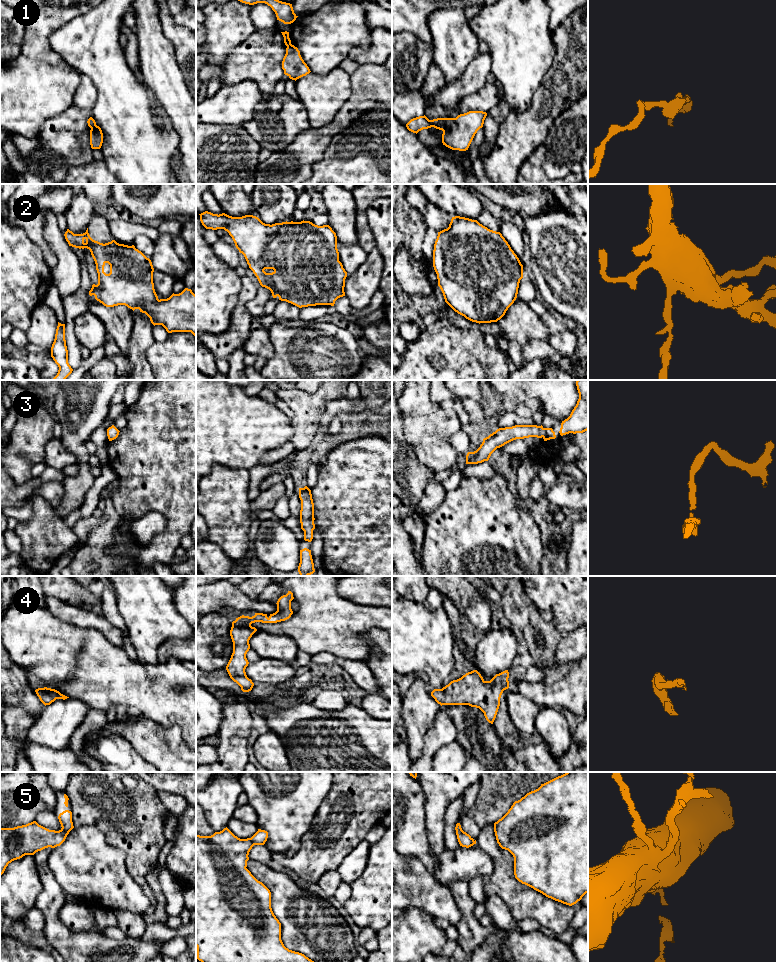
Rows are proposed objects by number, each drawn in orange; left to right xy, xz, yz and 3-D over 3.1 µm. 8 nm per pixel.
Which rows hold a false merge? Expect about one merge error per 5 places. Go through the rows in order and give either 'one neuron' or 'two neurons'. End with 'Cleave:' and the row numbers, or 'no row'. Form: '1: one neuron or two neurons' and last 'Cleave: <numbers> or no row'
1: two neurons
2: one neuron
3: one neuron
4: one neuron
5: one neuron
Cleave: 1

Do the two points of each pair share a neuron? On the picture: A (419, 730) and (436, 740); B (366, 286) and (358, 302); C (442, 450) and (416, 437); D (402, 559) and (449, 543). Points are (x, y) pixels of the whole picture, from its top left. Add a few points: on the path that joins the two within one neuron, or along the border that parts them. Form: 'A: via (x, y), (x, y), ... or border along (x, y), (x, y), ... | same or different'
A: border along (437, 712), (435, 722), (424, 739), (420, 756) | different
B: via (362, 290), (359, 293), (359, 298) | same
C: via (436, 448), (425, 437), (422, 437) | same
D: border along (421, 561), (423, 565) | different

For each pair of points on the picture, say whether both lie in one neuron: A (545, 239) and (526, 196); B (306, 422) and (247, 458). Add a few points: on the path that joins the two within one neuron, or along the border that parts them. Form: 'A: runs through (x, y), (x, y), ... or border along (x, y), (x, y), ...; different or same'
A: border along (556, 207), (535, 215), (525, 215), (523, 217); different
B: border along (292, 419), (293, 435), (287, 441); different

